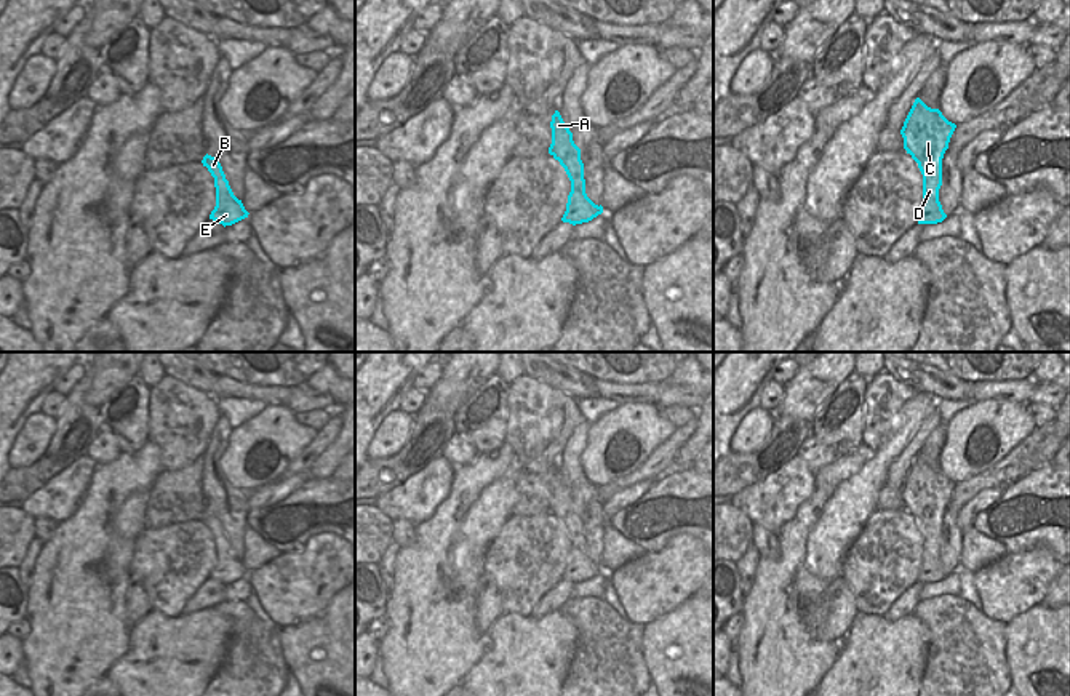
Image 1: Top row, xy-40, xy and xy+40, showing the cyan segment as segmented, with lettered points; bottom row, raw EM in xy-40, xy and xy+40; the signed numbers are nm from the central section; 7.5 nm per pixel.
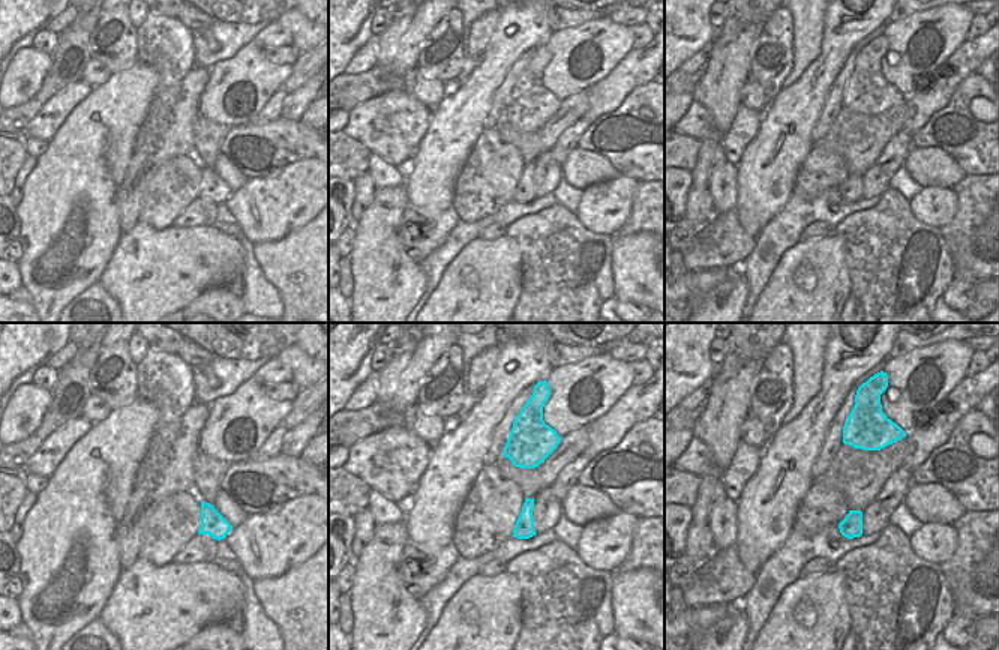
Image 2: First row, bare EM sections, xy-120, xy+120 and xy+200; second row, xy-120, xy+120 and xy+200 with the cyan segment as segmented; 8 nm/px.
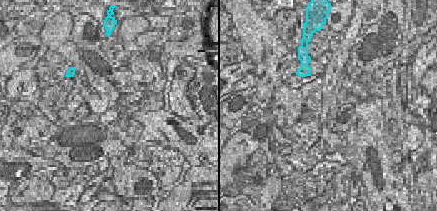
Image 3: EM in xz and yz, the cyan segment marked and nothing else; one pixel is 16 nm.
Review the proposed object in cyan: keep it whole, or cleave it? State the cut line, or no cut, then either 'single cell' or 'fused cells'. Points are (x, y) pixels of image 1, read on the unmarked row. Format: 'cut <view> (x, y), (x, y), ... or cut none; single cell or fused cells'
cut none; single cell

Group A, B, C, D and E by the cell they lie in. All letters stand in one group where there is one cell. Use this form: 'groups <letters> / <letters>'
groups A B C D E

